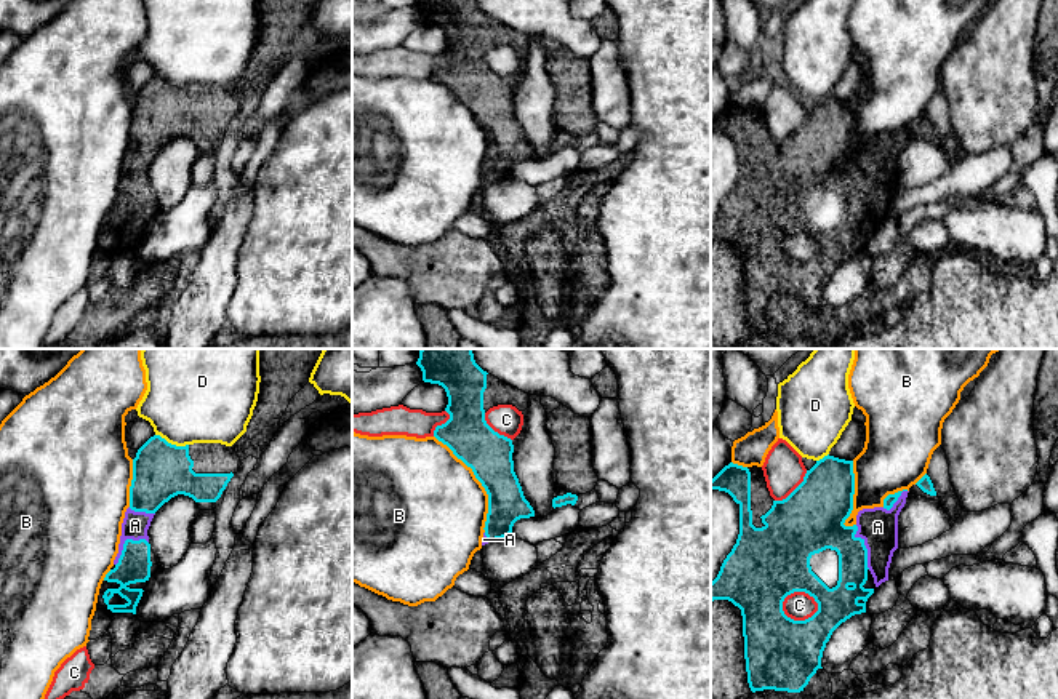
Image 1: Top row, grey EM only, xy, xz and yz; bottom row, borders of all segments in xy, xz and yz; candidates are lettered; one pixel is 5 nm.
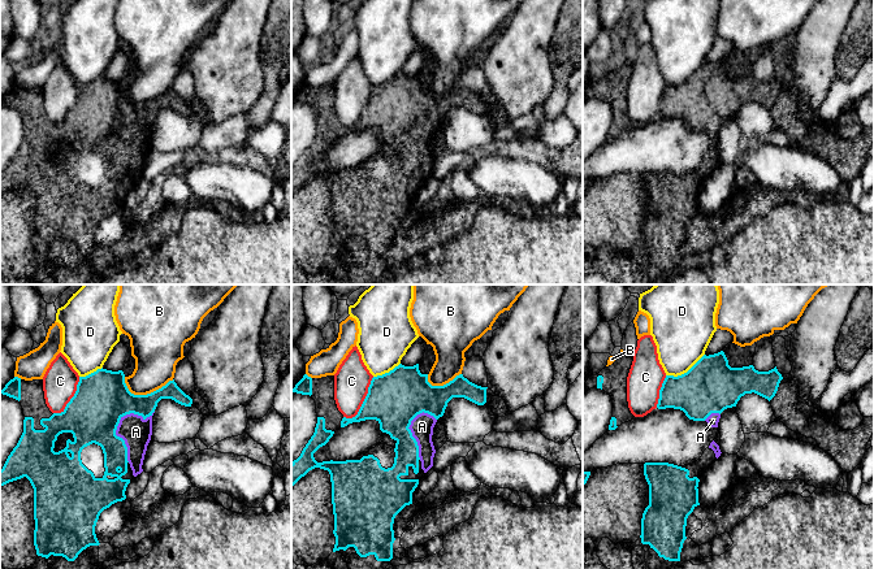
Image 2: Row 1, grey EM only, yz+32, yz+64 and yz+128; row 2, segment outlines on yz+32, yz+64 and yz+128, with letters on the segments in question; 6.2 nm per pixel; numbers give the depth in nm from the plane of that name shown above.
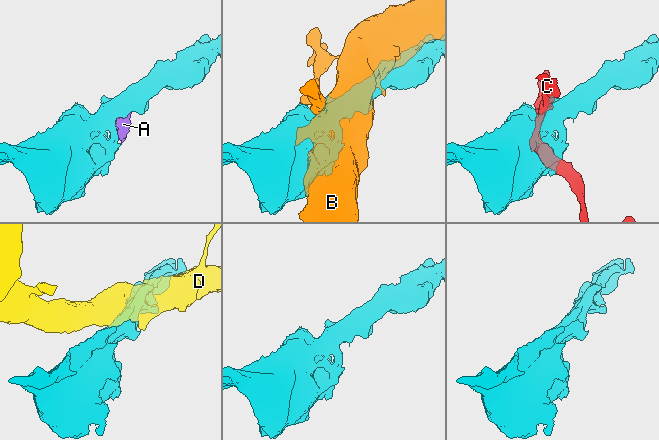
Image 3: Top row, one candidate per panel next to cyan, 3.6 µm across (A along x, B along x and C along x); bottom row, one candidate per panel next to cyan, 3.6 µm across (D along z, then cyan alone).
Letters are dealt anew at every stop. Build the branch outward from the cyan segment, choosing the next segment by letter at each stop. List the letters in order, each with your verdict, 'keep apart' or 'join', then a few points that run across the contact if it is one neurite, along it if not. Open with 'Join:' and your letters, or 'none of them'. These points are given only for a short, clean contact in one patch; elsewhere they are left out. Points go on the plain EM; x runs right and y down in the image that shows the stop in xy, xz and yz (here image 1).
Join: A
A: join
B: keep apart
C: keep apart
D: keep apart

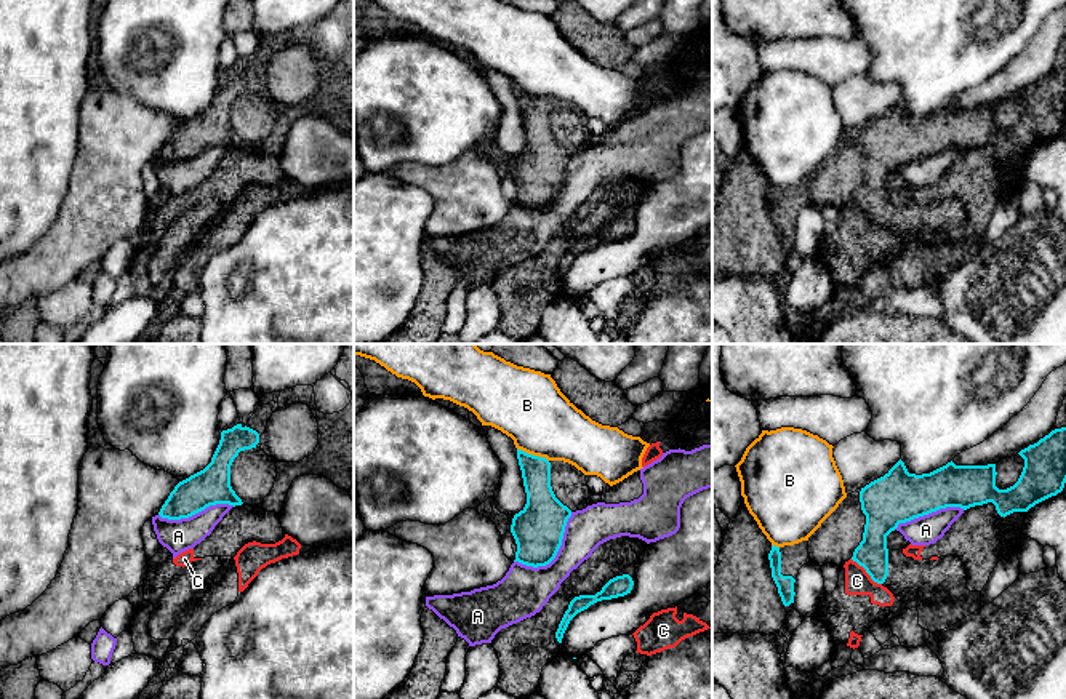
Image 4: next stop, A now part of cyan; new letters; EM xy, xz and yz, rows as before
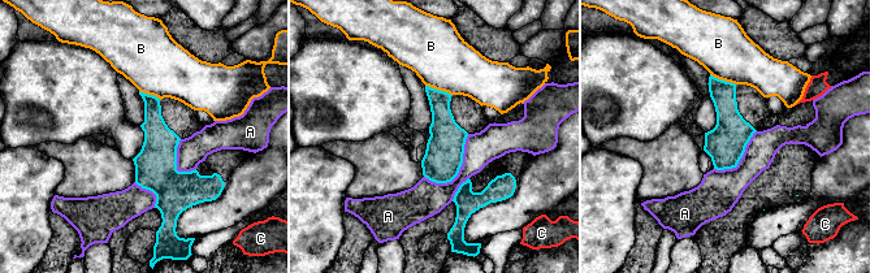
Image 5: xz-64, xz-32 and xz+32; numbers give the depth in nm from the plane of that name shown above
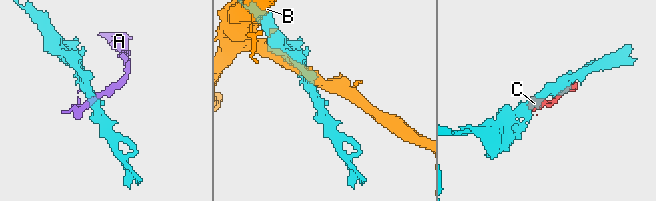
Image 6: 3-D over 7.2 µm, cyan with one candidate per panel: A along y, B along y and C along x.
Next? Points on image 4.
Join: A
A: join
B: keep apart
C: keep apart | yz (850, 200), (881, 226)

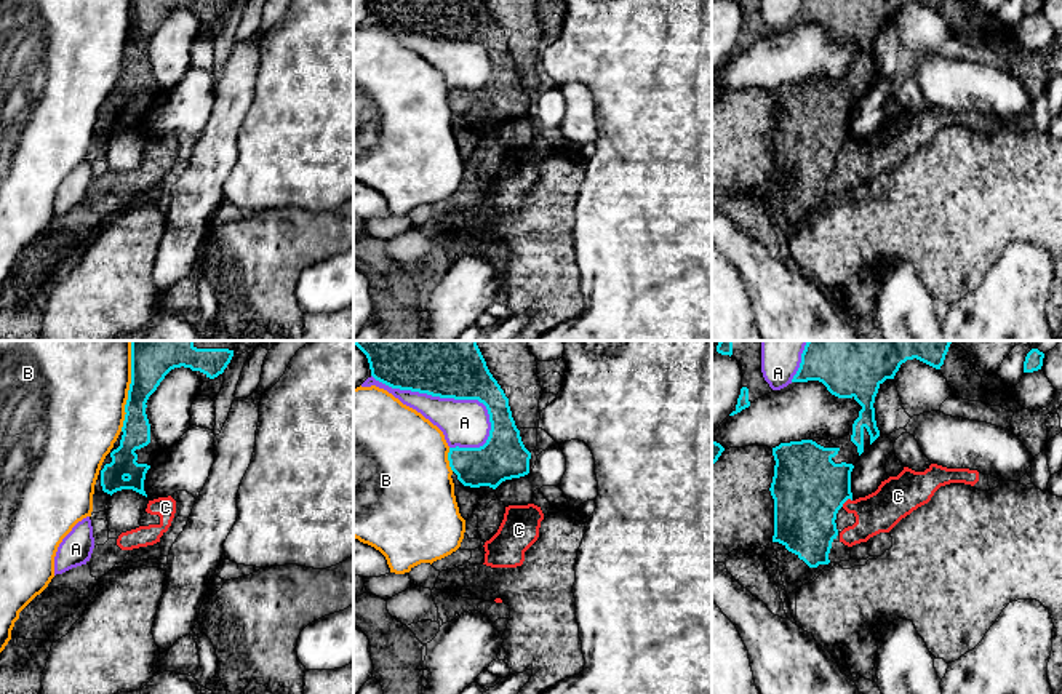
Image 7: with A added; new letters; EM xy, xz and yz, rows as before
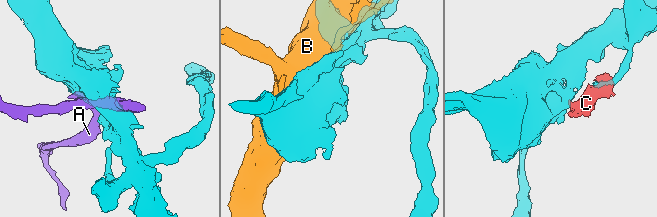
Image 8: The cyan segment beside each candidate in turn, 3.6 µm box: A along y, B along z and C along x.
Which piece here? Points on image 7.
Join: none of them
A: keep apart
B: keep apart
C: keep apart | yz (851, 141), (842, 147)

